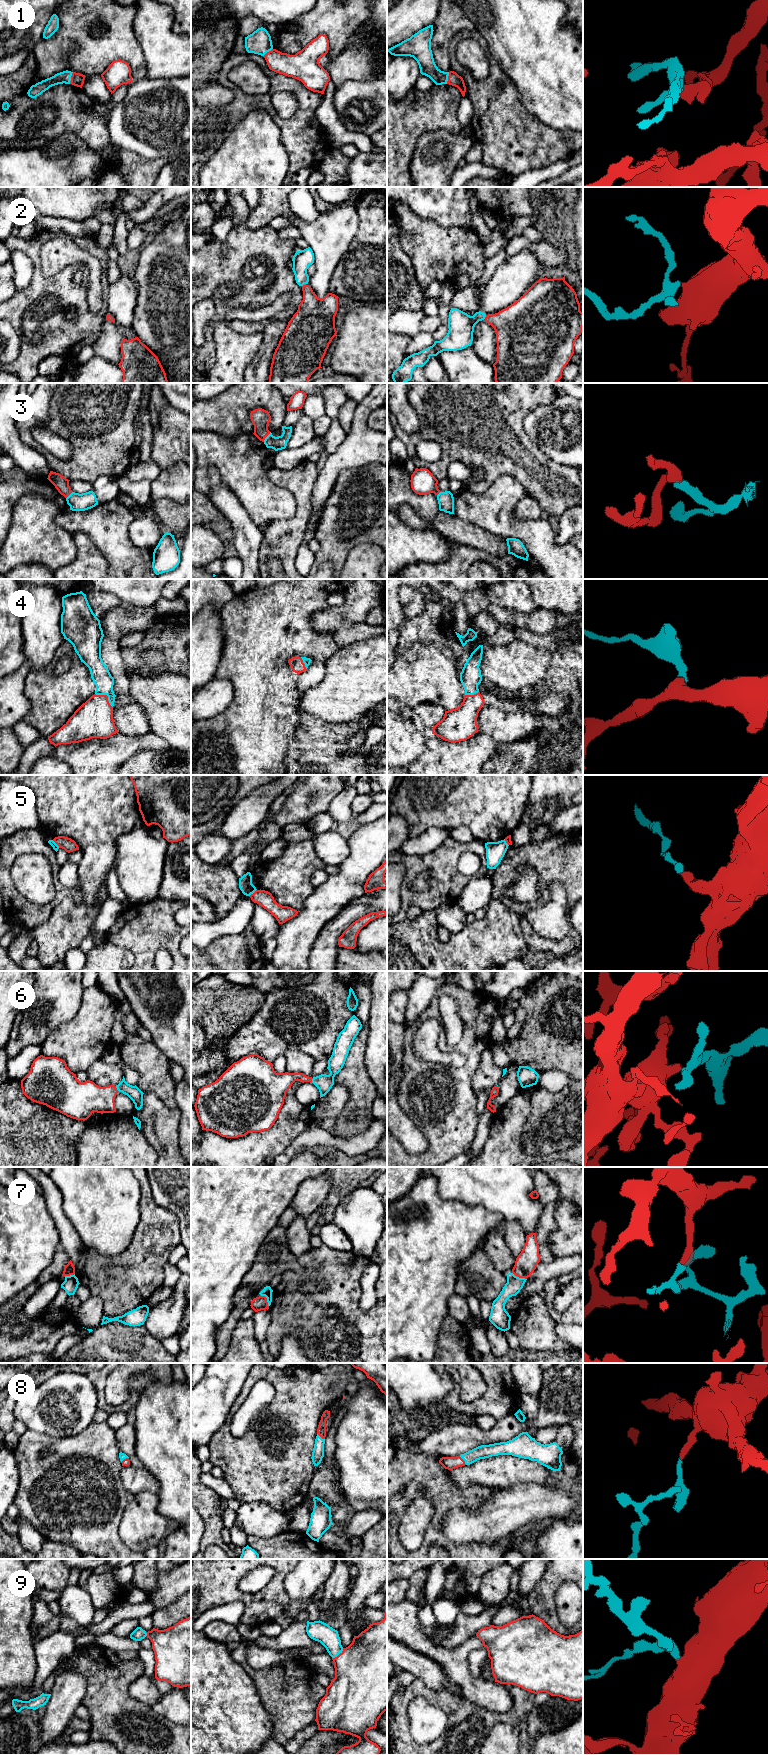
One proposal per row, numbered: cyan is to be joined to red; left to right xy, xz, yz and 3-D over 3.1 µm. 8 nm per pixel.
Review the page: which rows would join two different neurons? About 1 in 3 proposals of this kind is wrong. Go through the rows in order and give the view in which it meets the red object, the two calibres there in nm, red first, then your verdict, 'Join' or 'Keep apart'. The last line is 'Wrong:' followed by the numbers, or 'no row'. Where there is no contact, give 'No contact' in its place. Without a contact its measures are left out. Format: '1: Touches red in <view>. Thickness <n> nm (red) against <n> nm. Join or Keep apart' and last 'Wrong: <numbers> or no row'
1: Touches red in xy. Thickness 110 nm (red) against 100 nm. Join
2: Touches red in yz. Thickness 320 nm (red) against 200 nm. Join
3: Touches red in xz. Thickness 150 nm (red) against 110 nm. Join
4: Touches red in xy. Thickness 300 nm (red) against 150 nm. Join
5: Touches red in xy. Thickness 110 nm (red) against 50 nm. Keep apart
6: Touches red in xy. Thickness 260 nm (red) against 110 nm. Join
7: Touches red in xz. Thickness 110 nm (red) against 80 nm. Keep apart
8: Touches red in yz. Thickness 110 nm (red) against 110 nm. Join
9: Touches red in xz. Thickness 480 nm (red) against 160 nm. Join
Wrong: 5, 7

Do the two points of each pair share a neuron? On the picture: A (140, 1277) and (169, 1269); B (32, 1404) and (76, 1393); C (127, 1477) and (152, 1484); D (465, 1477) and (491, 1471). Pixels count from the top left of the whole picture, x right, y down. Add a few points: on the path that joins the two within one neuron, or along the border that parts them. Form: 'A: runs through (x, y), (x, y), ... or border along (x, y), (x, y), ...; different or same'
A: border along (168, 1261), (164, 1266), (164, 1281), (162, 1285); different
B: runs through (43, 1404), (65, 1403); same
C: runs through (133, 1479), (141, 1479), (146, 1482); same
D: runs through (471, 1474), (485, 1472); same

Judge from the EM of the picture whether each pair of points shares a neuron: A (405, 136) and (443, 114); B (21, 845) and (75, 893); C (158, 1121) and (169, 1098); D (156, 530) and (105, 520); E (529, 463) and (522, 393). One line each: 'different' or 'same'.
A: same
B: same
C: different
D: different
E: same

